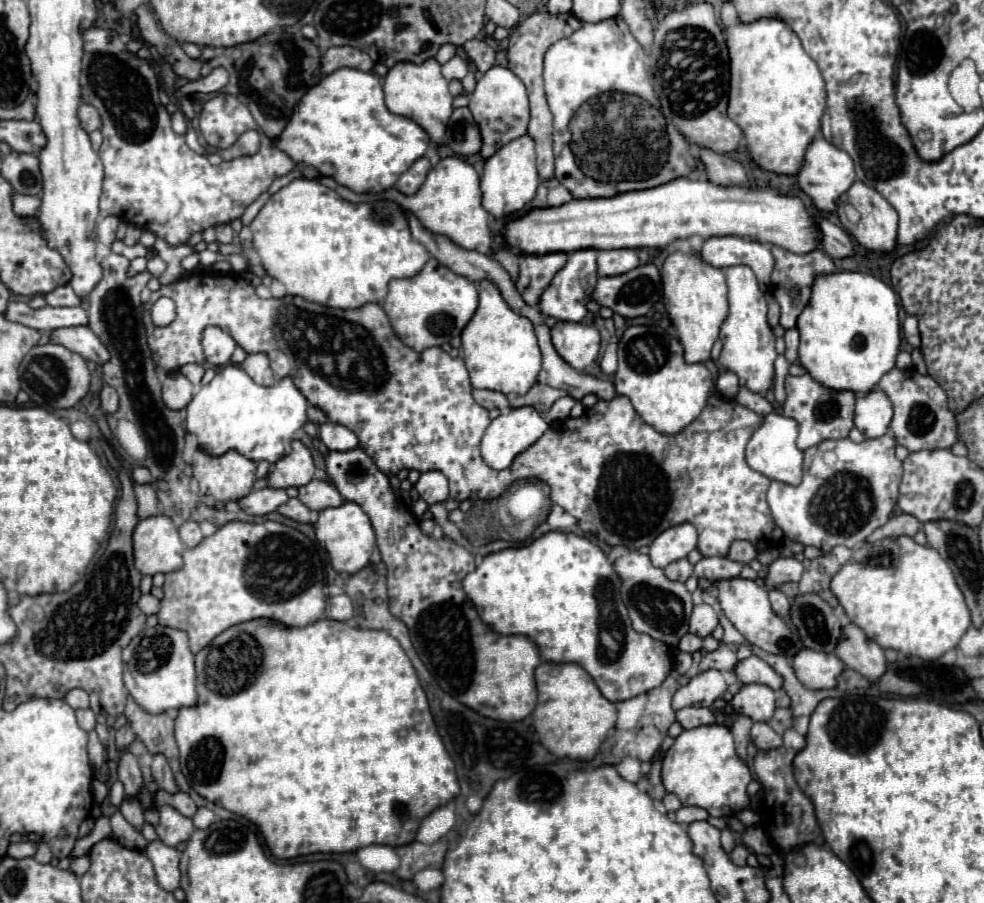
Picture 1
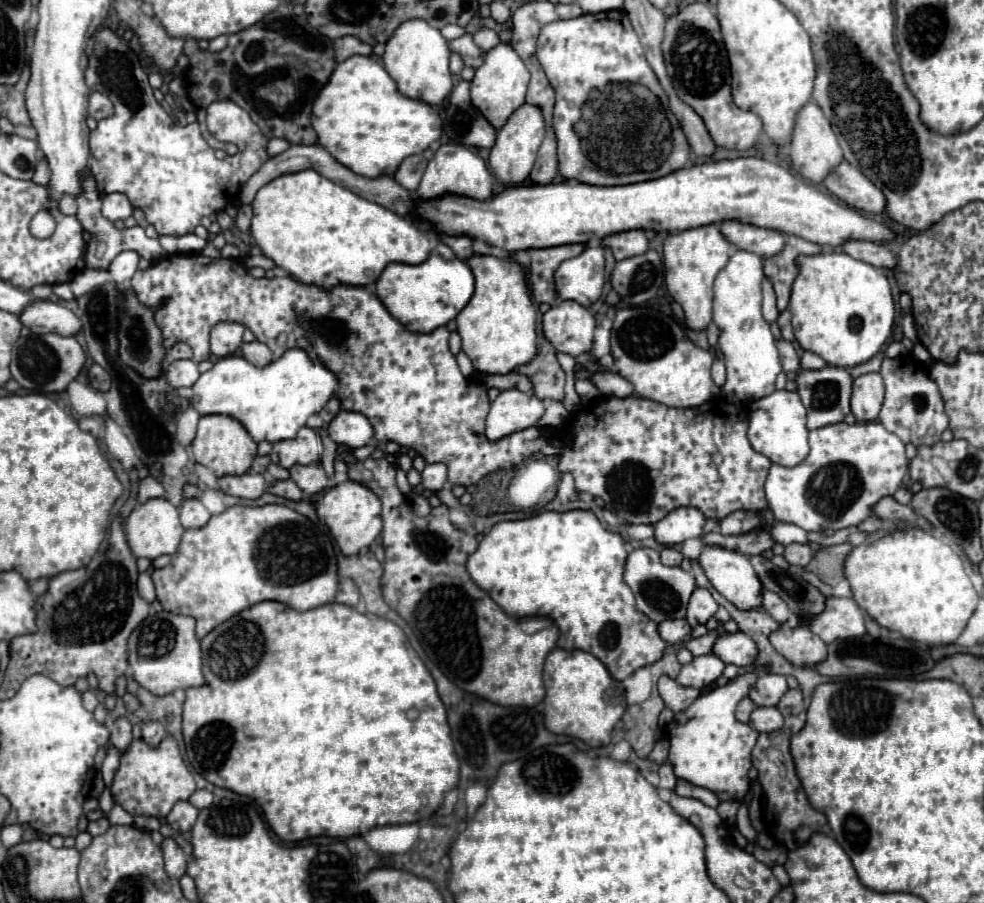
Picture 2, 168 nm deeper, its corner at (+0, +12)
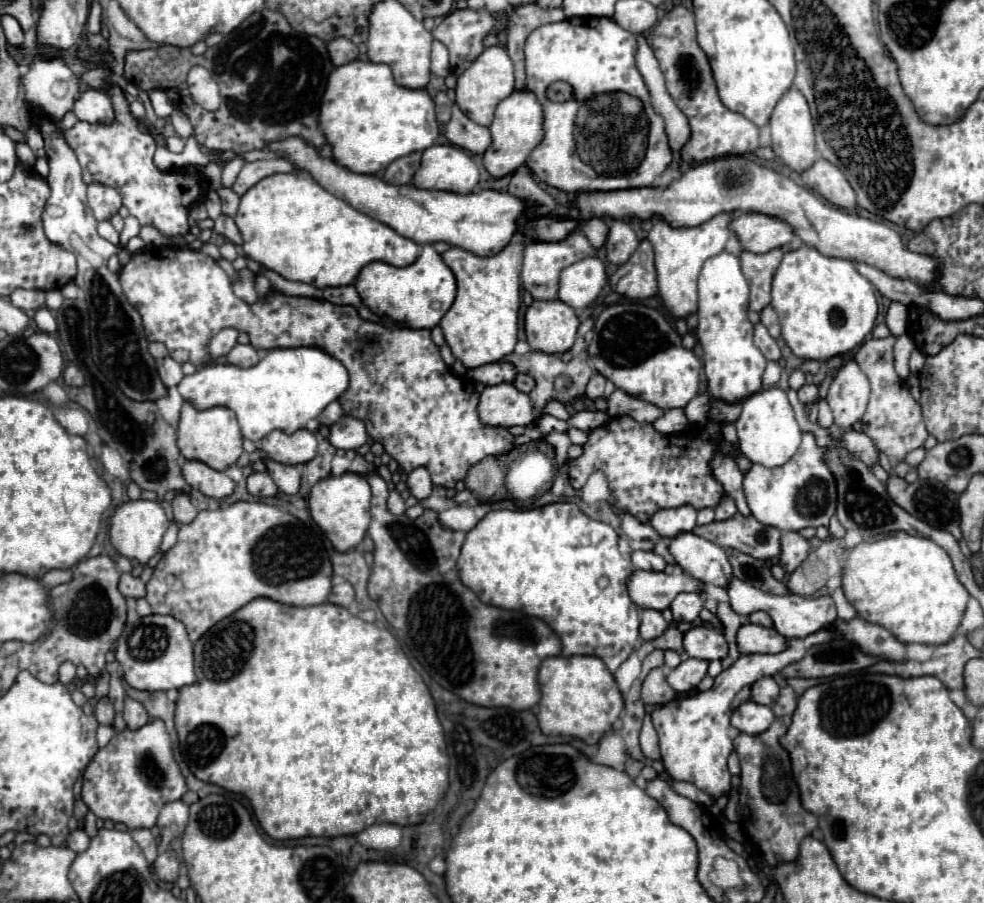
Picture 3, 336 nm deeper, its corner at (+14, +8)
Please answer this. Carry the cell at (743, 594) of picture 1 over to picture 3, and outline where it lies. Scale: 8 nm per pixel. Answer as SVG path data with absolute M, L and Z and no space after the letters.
M691 531L675 535L669 543L669 553L685 573L705 583L725 587L733 573L725 551L707 539L693 535Z

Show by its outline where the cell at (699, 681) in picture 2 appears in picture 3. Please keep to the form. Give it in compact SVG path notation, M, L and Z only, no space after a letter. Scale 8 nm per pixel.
M685 657L677 669L669 671L667 681L677 693L689 693L707 675L707 667L709 667L709 661L705 661L705 659Z

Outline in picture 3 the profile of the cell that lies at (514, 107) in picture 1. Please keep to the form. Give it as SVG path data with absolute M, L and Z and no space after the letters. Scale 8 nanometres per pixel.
M487 47L475 61L473 65L461 73L457 77L457 105L461 107L461 111L465 111L465 115L469 115L469 119L473 119L479 125L491 125L493 115L495 115L495 107L501 99L509 97L515 89L515 75L513 75L513 63L507 55L507 51L503 47Z

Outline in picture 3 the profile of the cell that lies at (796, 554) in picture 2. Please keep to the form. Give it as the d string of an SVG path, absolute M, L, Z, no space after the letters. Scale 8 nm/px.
M785 531L781 537L781 567L789 573L795 571L799 563L805 561L809 551L811 551L809 539L805 539L797 531Z

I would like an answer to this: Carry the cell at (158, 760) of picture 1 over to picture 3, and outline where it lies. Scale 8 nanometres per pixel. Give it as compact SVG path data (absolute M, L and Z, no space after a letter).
M125 697L123 719L127 721L129 729L139 729L139 727L143 727L149 721L145 707L137 699L131 699L131 697Z

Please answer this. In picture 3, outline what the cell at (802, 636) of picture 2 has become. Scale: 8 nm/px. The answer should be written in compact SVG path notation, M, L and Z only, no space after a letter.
M745 623L737 631L739 653L779 653L785 649L785 637L775 629Z

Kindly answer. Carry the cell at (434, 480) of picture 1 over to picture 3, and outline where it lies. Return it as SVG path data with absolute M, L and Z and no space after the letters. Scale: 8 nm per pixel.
M425 467L413 469L413 471L409 473L409 477L407 477L407 487L409 487L411 495L417 497L419 501L425 499L425 497L429 497L431 491L433 491L433 481L431 481L429 471L427 471Z

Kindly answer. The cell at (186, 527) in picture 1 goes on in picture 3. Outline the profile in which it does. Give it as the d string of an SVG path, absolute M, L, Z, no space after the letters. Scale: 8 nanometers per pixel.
M179 493L179 495L175 495L175 499L173 499L173 513L175 513L175 521L183 525L183 523L191 523L191 521L195 519L197 509L195 509L195 505L191 503L191 497L189 497L189 495Z

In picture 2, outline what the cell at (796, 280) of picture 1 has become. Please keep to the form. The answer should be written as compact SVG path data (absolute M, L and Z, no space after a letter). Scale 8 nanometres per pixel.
M787 235L787 243L783 247L781 253L777 253L771 259L763 261L763 269L765 275L769 275L775 295L777 295L777 309L785 311L789 305L789 297L791 297L791 285L795 281L795 277L799 275L799 265L797 265L797 257L799 255L819 255L823 253L823 249L815 243L809 243L801 237L795 235Z

